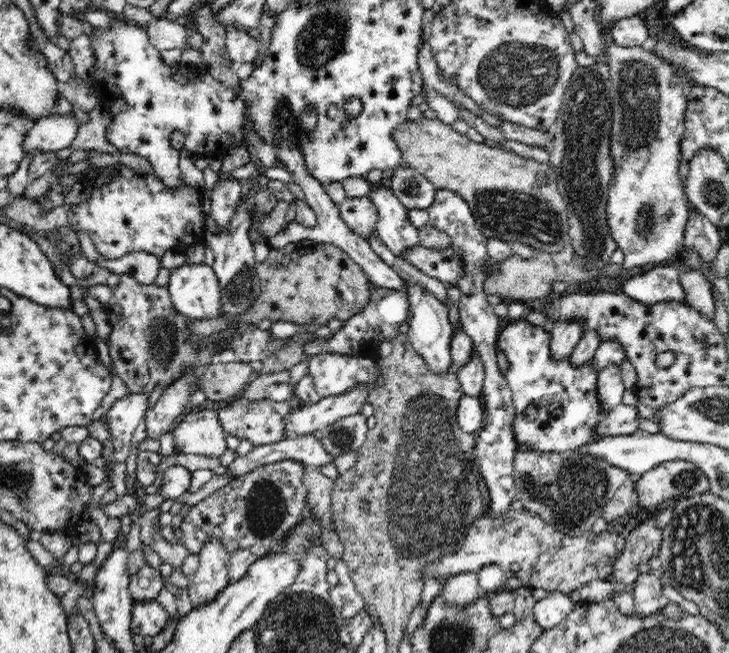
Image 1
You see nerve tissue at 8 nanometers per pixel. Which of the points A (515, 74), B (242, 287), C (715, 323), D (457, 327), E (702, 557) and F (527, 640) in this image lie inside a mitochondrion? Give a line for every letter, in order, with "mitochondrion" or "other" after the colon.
A: mitochondrion
B: mitochondrion
C: other
D: other
E: mitochondrion
F: other

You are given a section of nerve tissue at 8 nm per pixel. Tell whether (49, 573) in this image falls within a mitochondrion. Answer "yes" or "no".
no

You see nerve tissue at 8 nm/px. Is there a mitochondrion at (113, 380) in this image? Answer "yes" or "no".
no

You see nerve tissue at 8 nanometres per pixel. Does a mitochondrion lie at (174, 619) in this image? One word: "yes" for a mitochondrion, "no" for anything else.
no

